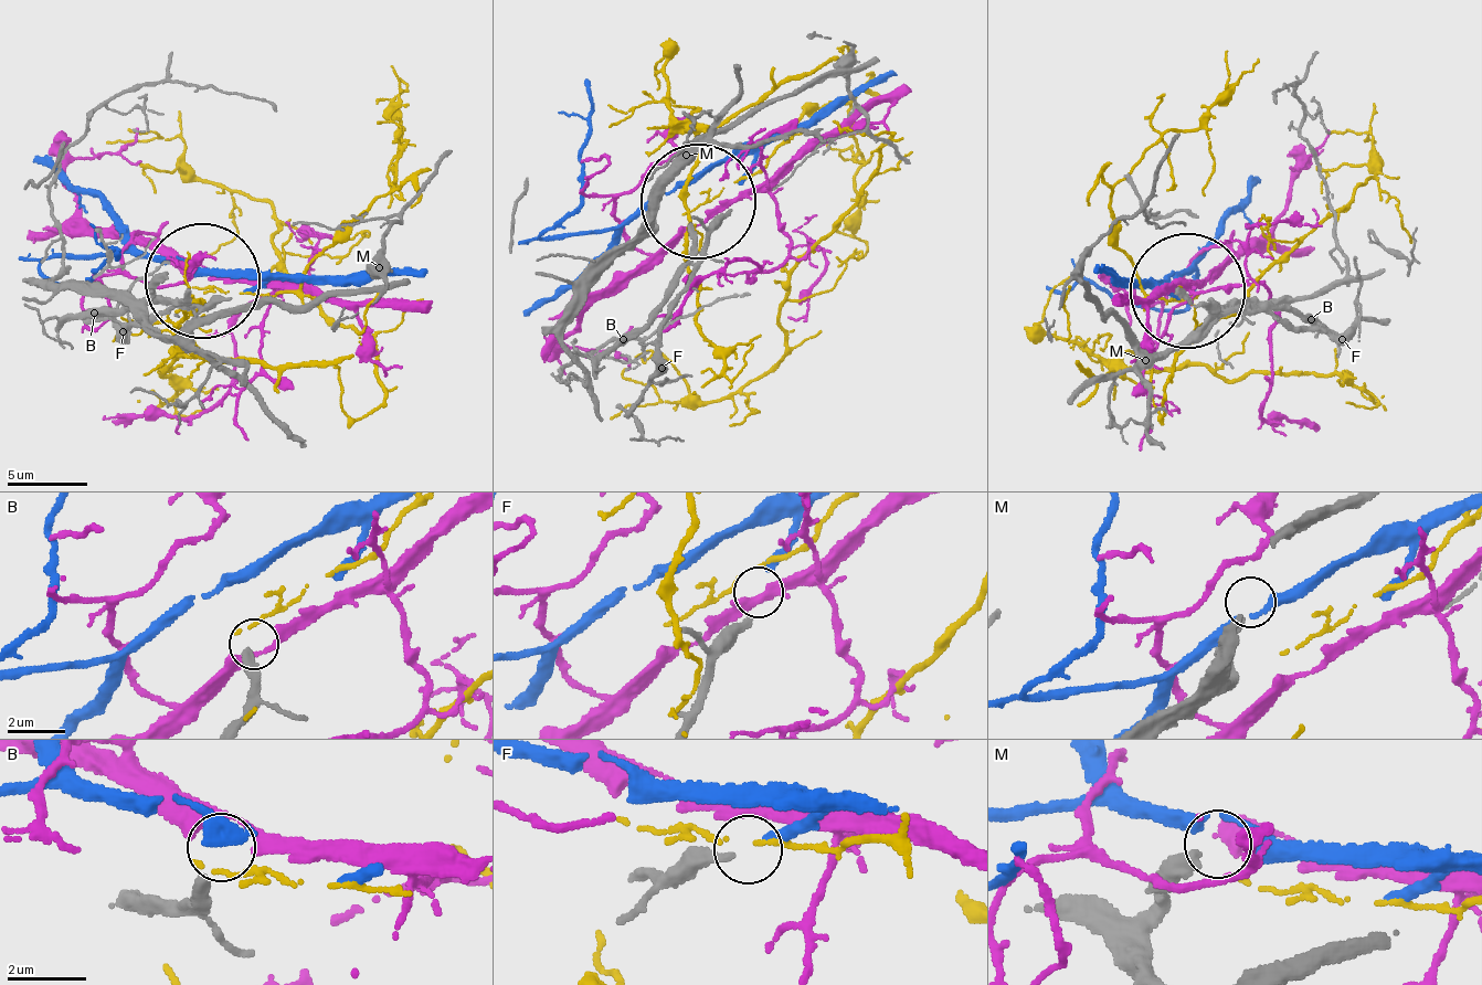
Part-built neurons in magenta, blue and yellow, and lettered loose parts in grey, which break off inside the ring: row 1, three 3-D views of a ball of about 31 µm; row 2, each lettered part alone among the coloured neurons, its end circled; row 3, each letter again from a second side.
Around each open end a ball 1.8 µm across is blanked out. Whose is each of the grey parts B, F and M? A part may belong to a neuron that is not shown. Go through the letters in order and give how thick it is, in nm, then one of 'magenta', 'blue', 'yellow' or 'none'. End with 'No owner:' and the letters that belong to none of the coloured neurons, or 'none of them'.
B: 360 nm thick; none
F: 260 nm thick; blue
M: 360 nm thick; none
No owner: B, M

